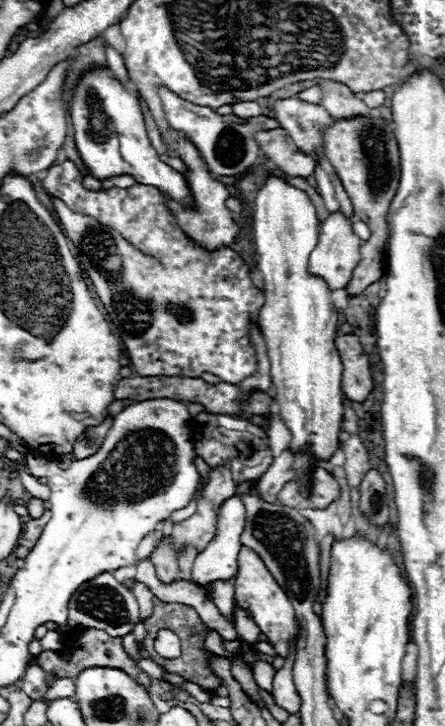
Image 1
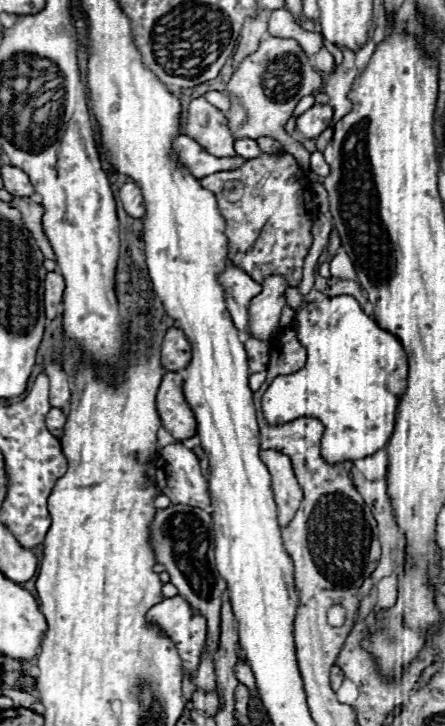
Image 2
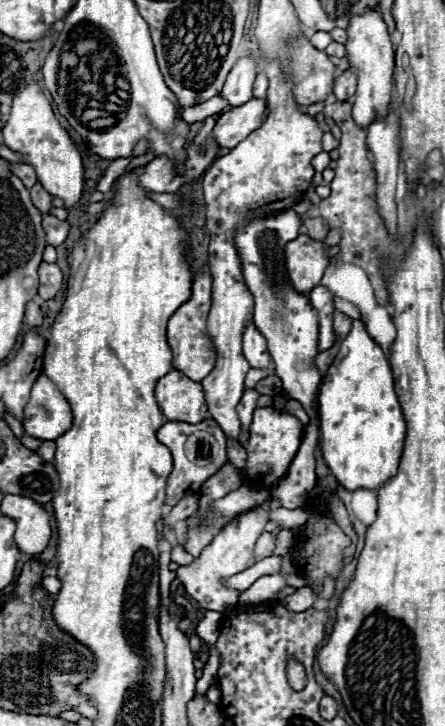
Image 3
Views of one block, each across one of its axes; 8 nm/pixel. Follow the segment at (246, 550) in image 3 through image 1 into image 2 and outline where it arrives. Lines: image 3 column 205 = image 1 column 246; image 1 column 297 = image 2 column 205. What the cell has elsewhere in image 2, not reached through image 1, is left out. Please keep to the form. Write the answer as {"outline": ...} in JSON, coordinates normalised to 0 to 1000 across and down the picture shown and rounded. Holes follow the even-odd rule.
{"outline":[[[404,818],[364,826],[355,835],[342,835],[333,840],[333,851],[337,857],[351,857],[364,868],[373,868],[413,909],[422,934],[431,934],[458,895],[463,851],[440,843]]]}

